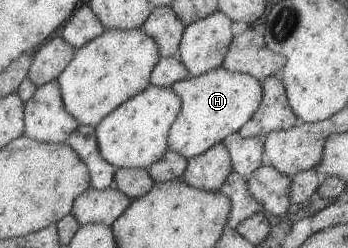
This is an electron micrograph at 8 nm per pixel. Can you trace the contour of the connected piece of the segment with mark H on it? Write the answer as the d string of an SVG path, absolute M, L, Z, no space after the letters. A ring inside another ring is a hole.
M221 65L198 76L174 82L170 89L181 101L180 111L167 133L167 149L186 159L237 132L253 115L261 100L261 82L248 74L225 70Z

